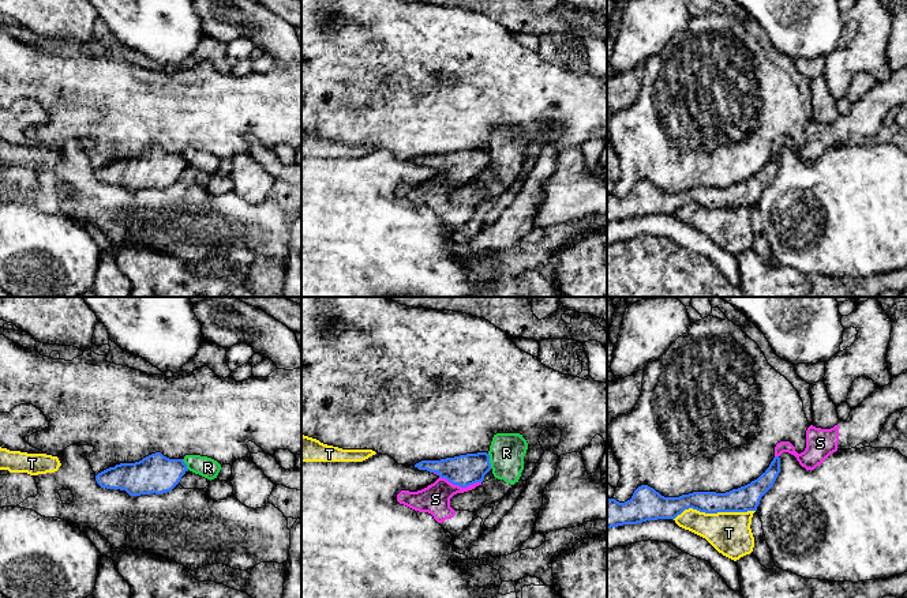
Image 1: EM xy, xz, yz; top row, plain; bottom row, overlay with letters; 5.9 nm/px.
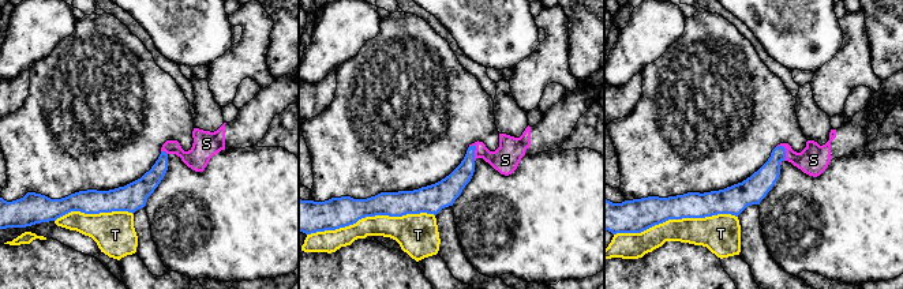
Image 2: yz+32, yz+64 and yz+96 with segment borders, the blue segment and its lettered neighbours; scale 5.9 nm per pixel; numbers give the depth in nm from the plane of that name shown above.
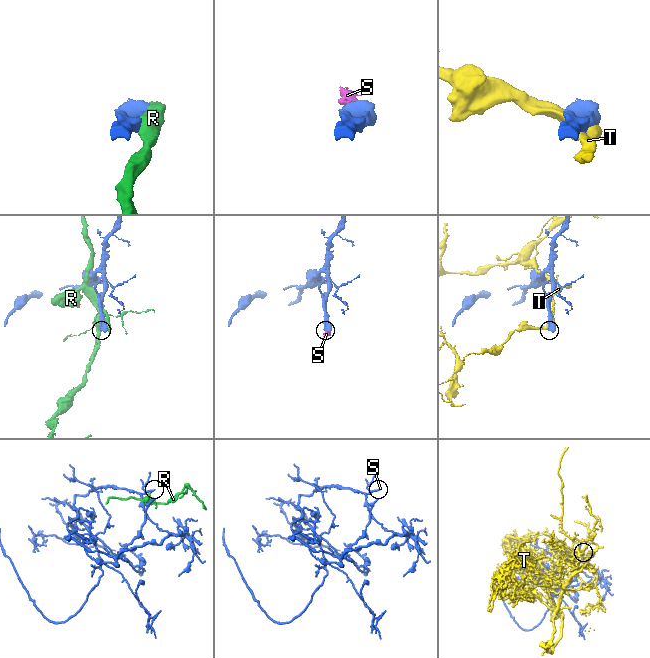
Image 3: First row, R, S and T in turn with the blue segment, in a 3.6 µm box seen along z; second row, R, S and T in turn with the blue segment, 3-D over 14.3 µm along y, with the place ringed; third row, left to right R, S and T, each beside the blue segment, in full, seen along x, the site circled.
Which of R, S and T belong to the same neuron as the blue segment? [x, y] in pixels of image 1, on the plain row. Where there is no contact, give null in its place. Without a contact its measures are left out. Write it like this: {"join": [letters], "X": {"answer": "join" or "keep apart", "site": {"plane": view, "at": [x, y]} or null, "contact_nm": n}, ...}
{"join": ["S"], "R": {"answer": "keep apart", "site": {"plane": "xz", "at": [488, 155]}, "contact_nm": 90}, "S": {"answer": "join", "site": {"plane": "xz", "at": [457, 179]}, "contact_nm": 280}, "T": {"answer": "keep apart", "site": {"plane": "yz", "at": [714, 207]}, "contact_nm": 500}}

